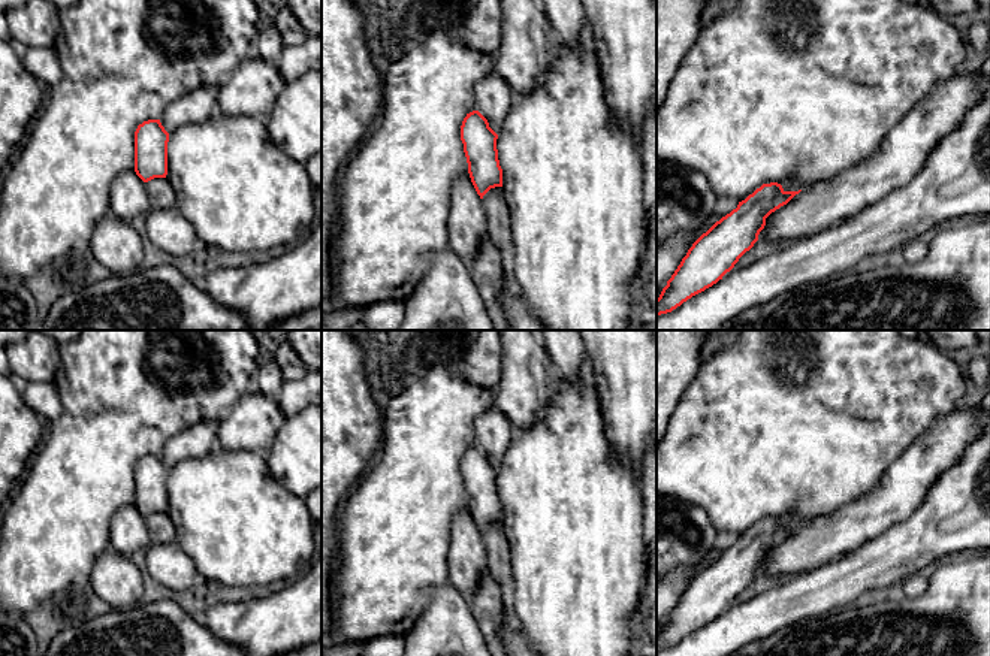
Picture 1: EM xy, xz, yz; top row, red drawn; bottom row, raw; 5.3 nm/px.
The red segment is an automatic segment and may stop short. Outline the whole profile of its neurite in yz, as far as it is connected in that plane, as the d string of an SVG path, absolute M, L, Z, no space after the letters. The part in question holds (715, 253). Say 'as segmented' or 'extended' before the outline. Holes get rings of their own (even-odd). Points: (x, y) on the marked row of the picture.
as segmented; M770 182L739 202L688 250L657 299L657 315L671 312L722 279L758 241L766 218L800 191L785 191L781 184Z

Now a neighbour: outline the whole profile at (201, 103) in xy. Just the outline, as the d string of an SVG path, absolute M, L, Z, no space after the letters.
M218 85L197 87L169 103L160 118L162 126L170 134L185 124L200 124L218 112Z

